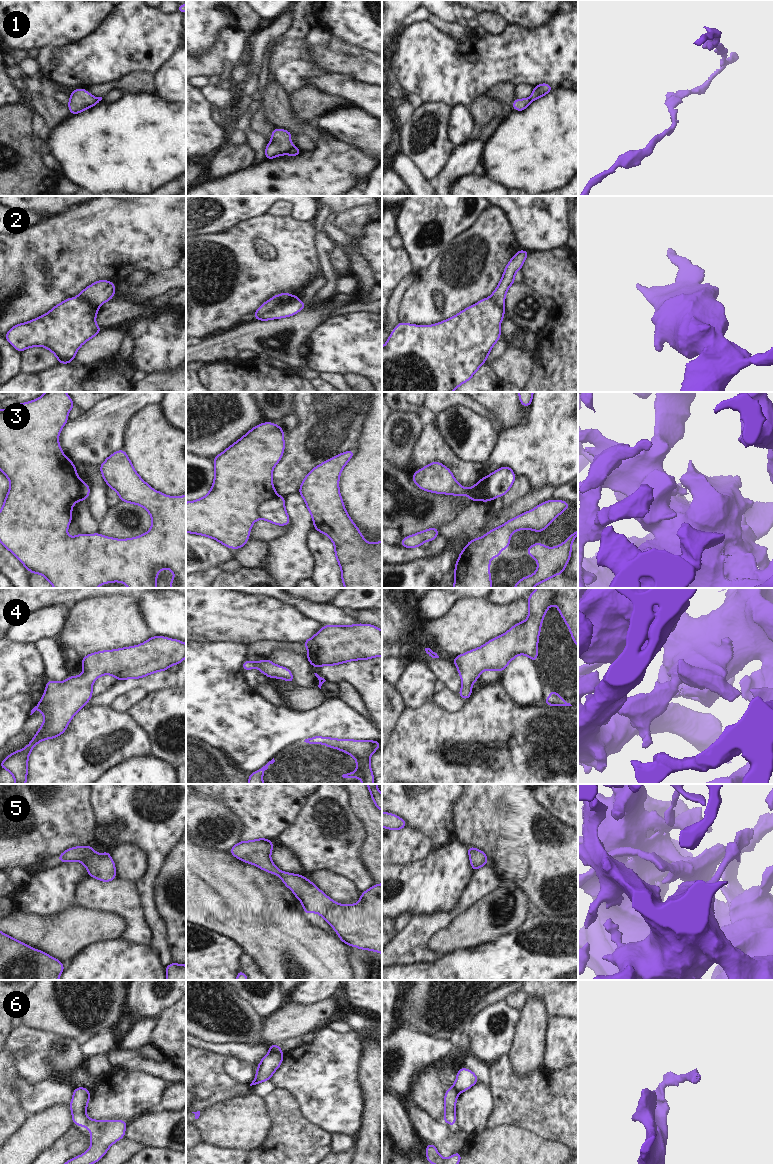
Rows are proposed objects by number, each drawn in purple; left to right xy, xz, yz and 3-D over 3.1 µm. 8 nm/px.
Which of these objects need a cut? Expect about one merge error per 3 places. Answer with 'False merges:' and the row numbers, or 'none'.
False merges: 1, 2, 3, 6

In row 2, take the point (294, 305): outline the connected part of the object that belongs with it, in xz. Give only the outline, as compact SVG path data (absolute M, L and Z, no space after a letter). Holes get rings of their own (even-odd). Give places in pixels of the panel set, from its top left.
M293 296L289 301L273 306L270 310L258 315L255 319L268 321L270 319L291 317L306 307L307 305L303 303L298 296Z

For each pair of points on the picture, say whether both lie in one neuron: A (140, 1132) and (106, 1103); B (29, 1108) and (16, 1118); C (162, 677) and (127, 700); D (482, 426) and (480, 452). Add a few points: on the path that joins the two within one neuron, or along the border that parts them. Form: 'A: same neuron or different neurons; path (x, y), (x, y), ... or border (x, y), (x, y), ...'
A: different neurons; border (149, 1111), (127, 1122)
B: different neurons; border (16, 1090), (19, 1104), (27, 1116)
C: different neurons; border (147, 691), (142, 688), (135, 688), (121, 695)
D: same neuron; path (477, 432), (477, 446)

